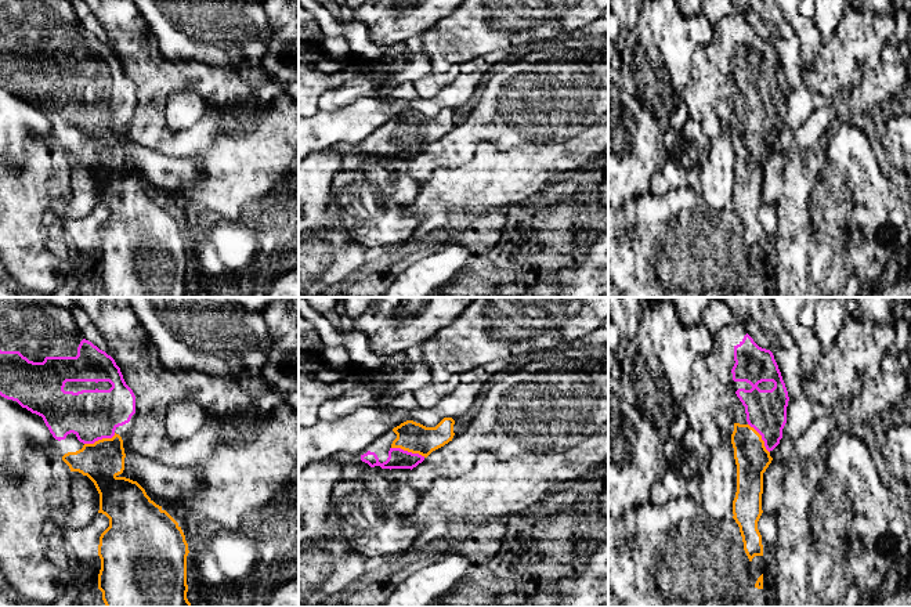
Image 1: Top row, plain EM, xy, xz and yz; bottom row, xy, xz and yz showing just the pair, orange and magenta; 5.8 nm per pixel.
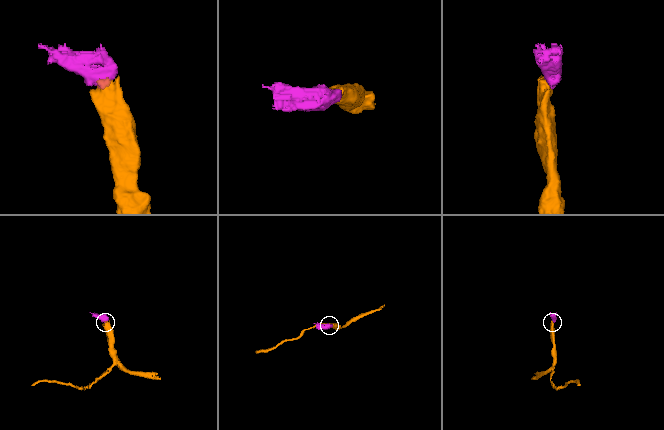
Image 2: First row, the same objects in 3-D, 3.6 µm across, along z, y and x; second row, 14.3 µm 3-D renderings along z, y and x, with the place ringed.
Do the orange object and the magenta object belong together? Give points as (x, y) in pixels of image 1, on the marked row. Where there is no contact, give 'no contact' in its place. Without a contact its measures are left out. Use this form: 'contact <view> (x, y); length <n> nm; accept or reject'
contact xz (408, 451); length 200 nm; accept

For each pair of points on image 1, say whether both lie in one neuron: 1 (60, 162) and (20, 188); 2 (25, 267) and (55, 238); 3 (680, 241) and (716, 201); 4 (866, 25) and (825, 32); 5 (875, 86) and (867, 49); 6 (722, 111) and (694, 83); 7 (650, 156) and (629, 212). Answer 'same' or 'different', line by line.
1: same
2: different
3: different
4: different
5: different
6: different
7: different

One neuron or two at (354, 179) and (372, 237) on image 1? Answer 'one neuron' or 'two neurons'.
one neuron

